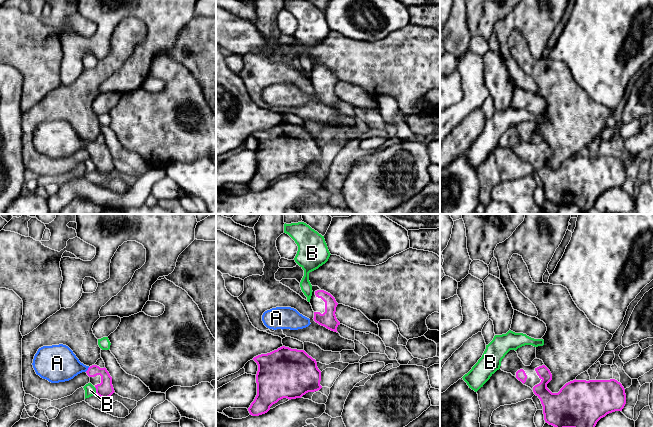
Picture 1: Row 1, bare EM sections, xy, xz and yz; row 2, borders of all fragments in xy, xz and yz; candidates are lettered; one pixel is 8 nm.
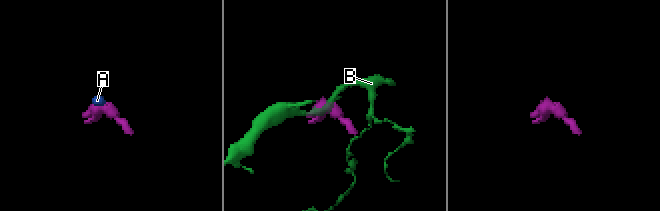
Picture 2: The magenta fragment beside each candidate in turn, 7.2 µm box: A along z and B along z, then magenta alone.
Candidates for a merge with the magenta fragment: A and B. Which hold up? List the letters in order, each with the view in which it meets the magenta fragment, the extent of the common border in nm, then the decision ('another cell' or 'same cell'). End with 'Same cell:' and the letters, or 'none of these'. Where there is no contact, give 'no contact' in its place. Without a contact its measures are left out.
A: meets magenta in xy; contact 50 nm long; same cell
B: meets magenta in xy; contact 60 nm long; another cell
Same cell: A

